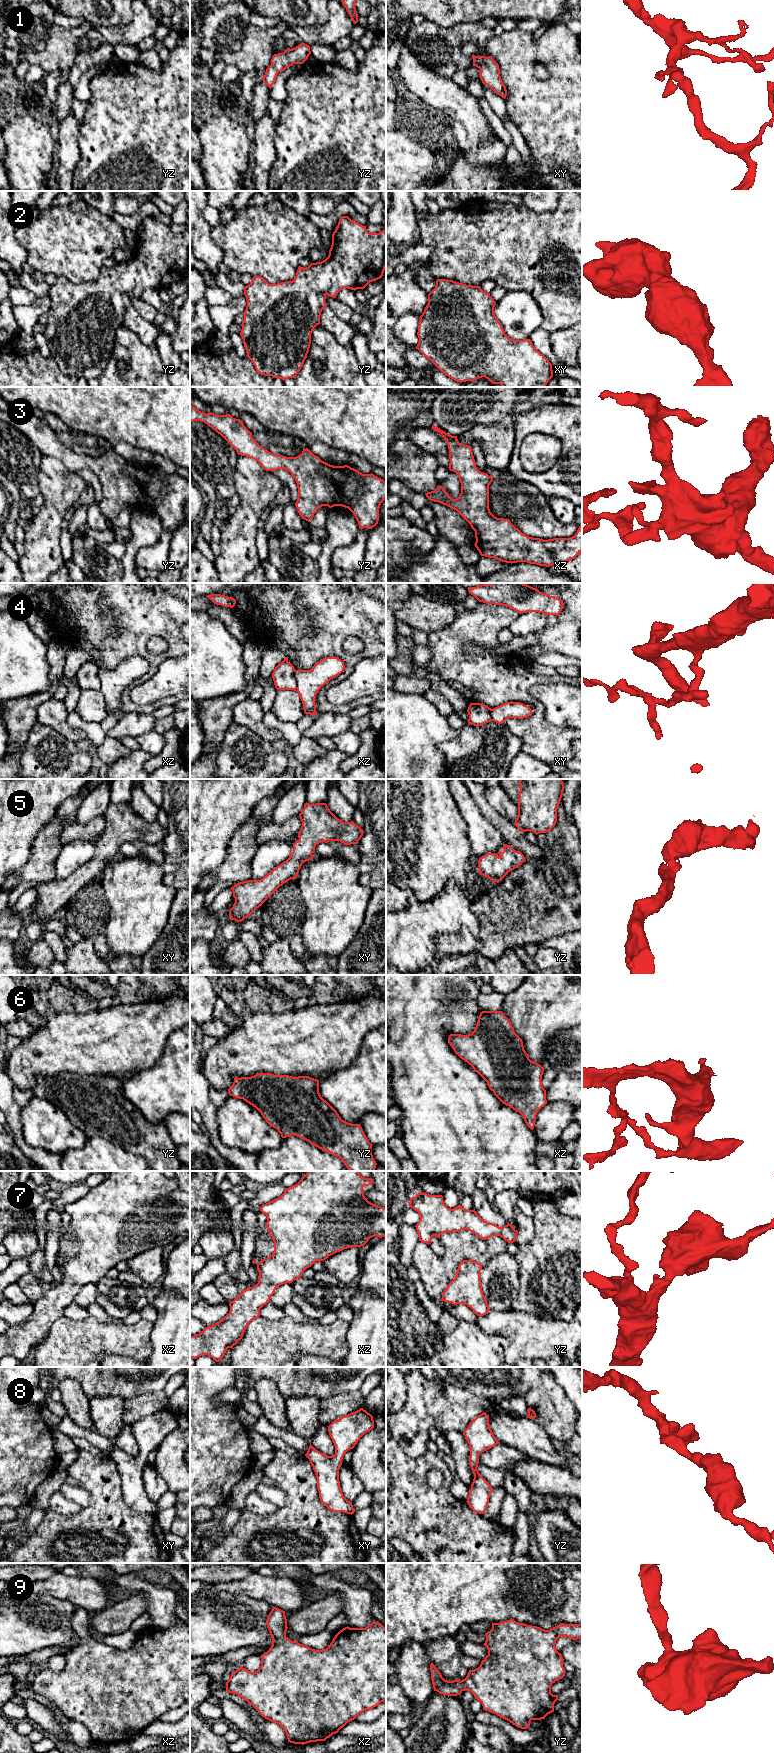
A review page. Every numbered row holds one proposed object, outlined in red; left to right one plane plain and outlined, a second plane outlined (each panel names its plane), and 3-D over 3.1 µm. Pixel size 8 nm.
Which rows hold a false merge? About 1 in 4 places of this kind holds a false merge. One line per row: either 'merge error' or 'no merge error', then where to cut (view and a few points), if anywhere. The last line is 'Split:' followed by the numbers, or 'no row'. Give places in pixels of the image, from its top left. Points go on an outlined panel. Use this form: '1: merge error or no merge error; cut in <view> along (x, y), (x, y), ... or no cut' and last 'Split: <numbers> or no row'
1: no merge error; no cut
2: no merge error; no cut
3: no merge error; no cut
4: merge error; cut in xz along (294, 670), (297, 688)
5: no merge error; no cut
6: no merge error; no cut
7: no merge error; no cut
8: no merge error; no cut
9: no merge error; no cut
Split: 4

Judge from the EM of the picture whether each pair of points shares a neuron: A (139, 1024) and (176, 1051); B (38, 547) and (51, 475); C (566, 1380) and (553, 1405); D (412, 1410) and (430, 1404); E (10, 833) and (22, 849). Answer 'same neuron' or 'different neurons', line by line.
A: different neurons
B: same neuron
C: different neurons
D: same neuron
E: same neuron

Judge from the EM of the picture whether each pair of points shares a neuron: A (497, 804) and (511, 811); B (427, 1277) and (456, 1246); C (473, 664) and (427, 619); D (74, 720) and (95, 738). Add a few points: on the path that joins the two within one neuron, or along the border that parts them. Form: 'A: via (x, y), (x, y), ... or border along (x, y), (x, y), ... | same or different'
A: via (500, 804), (503, 804), (508, 809) | same
B: via (435, 1271), (452, 1254) | same
C: border along (456, 615), (447, 626), (427, 633) | different
D: via (79, 723), (91, 733) | same

